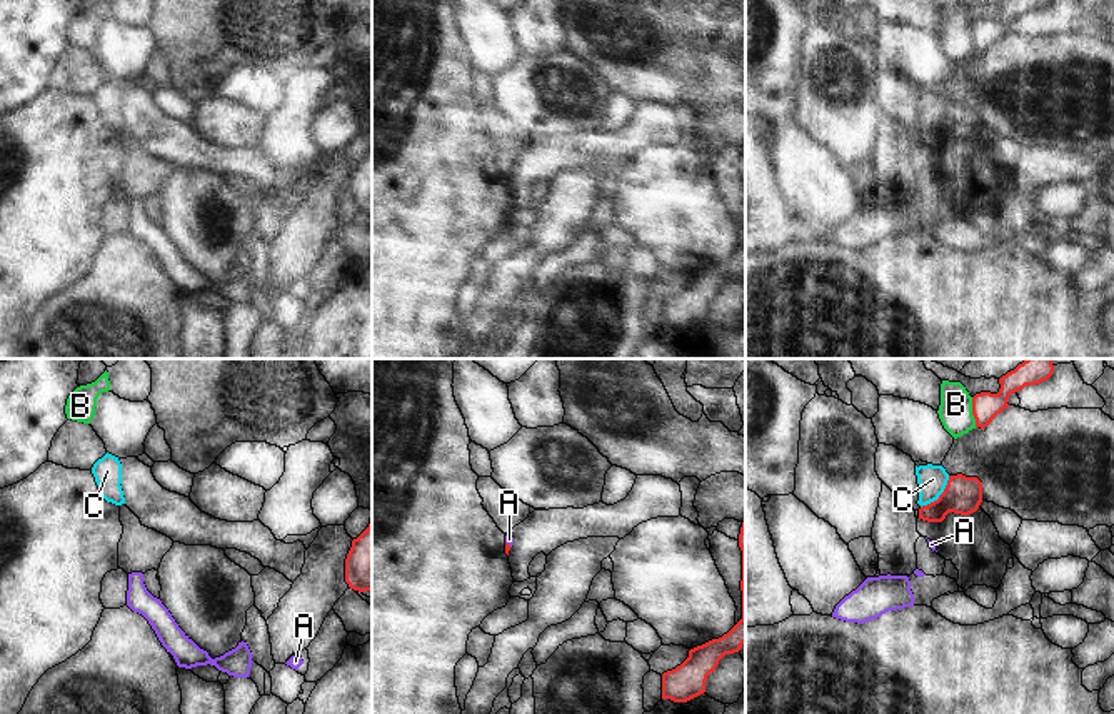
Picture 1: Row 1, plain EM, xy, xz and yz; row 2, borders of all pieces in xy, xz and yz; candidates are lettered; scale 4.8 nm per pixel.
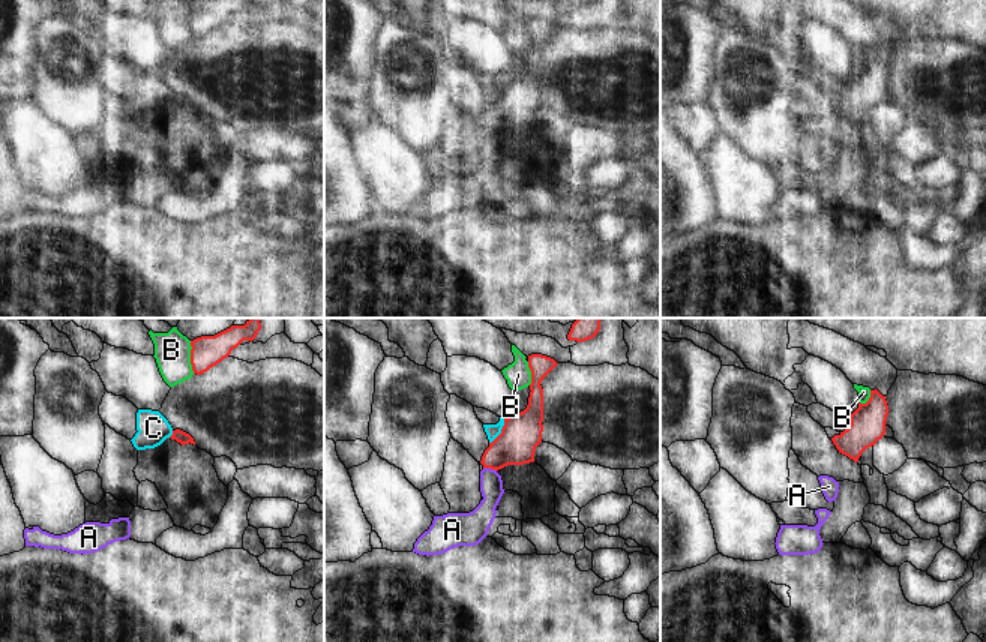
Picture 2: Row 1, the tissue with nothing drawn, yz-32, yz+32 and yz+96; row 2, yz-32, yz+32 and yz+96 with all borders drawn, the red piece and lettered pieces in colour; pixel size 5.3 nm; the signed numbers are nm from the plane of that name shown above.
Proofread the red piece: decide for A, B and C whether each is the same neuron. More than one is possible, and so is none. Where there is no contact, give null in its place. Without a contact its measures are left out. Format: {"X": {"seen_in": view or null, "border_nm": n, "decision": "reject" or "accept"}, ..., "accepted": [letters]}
{"A": {"seen_in": "xz", "border_nm": 40, "decision": "reject"}, "B": {"seen_in": "yz", "border_nm": 150, "decision": "reject"}, "C": {"seen_in": "yz", "border_nm": 220, "decision": "reject"}, "accepted": []}

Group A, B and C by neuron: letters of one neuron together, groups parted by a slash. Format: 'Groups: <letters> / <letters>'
Groups: A / B / C.

